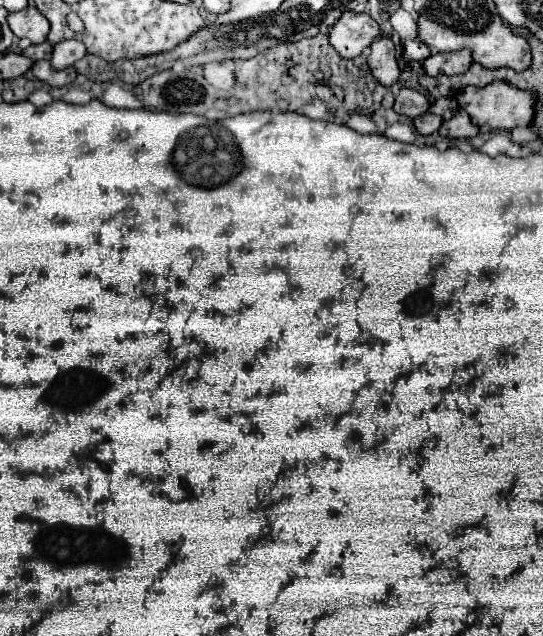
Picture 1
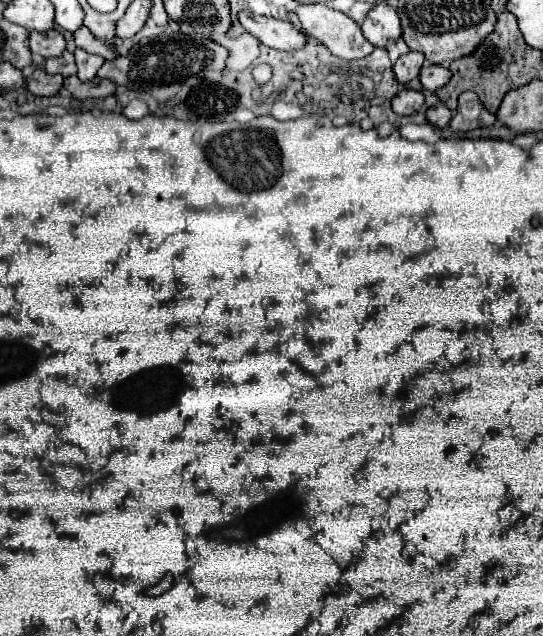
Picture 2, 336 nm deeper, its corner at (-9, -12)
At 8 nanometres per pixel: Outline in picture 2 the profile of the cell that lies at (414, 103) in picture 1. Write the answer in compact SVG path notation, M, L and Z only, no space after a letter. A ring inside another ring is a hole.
M401 90L393 98L391 104L393 104L395 114L399 114L399 116L411 116L411 114L419 112L419 108L425 104L425 98L417 90Z

